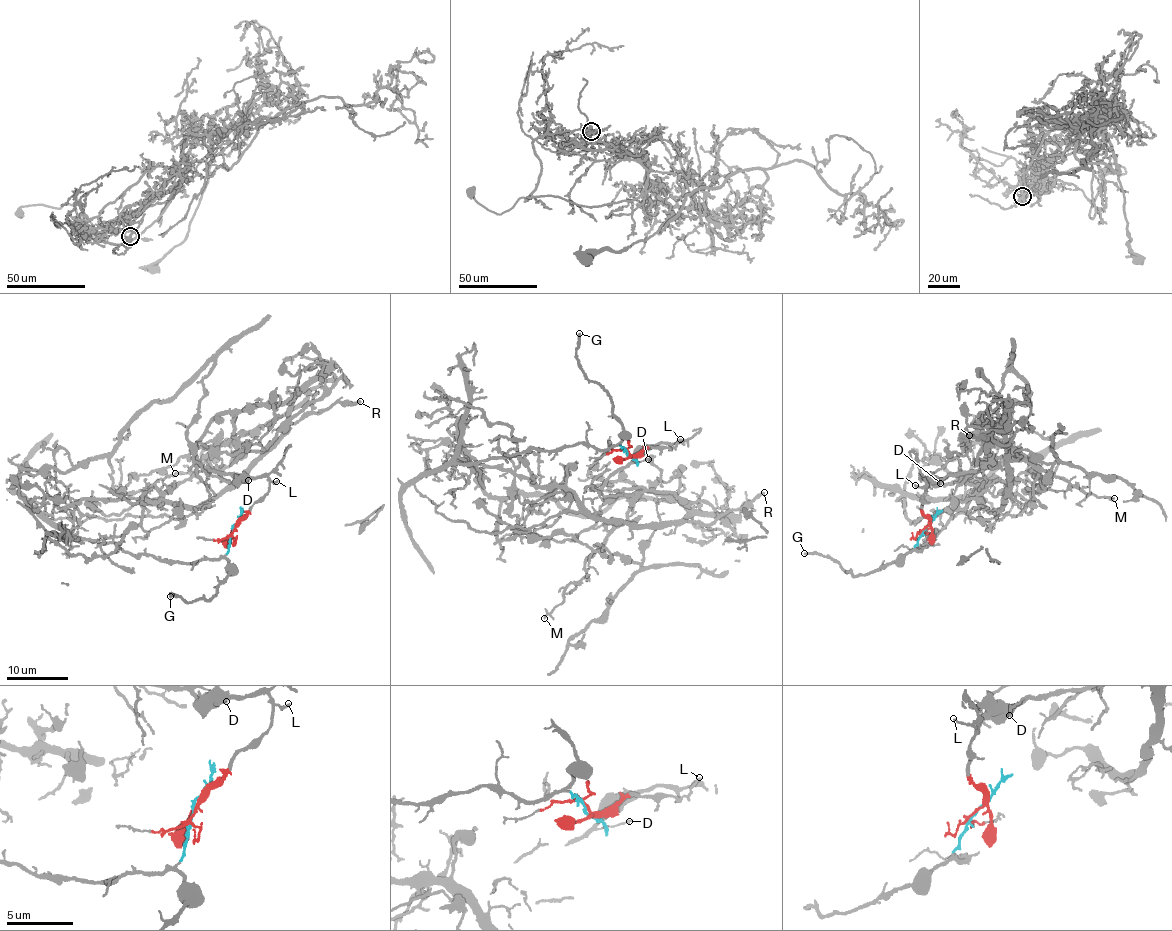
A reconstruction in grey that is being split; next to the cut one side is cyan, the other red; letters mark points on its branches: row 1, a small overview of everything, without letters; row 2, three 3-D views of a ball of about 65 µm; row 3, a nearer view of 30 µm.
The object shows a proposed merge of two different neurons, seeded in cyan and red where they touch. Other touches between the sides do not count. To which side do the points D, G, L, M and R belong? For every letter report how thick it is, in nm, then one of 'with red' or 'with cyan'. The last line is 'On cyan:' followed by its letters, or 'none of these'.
D: calibre 160 nm; with red
G: calibre 240 nm; with cyan
L: calibre 180 nm; with red
M: calibre 110 nm; with red
R: calibre 280 nm; with red
On cyan: G

